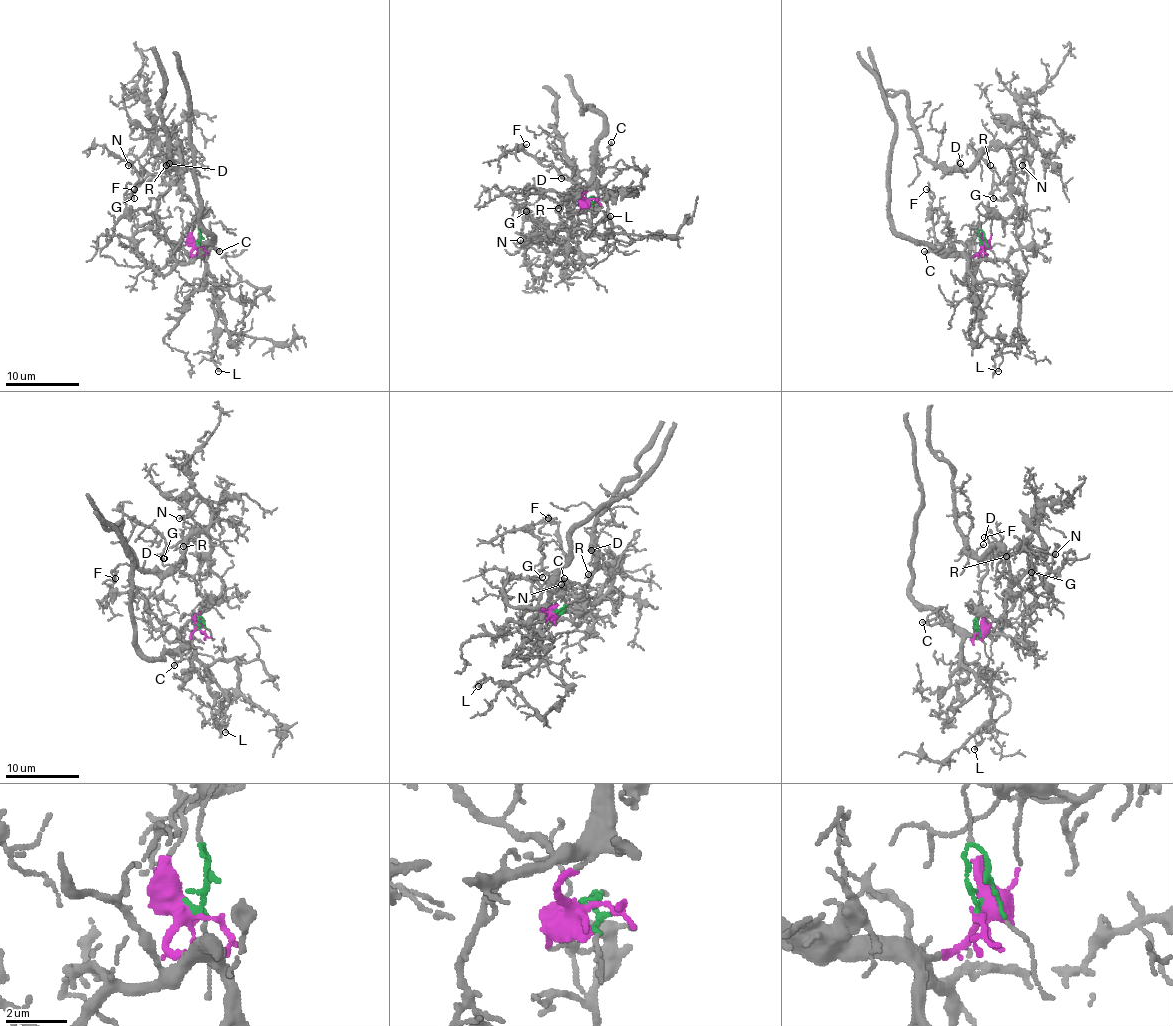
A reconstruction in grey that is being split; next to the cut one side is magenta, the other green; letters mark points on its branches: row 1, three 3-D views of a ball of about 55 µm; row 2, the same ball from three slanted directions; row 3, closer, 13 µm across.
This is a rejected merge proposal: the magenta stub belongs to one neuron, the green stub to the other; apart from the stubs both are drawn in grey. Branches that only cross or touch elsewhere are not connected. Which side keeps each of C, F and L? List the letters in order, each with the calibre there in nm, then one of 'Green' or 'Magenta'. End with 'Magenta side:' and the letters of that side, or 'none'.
C: Thickness 170 nm. Magenta
F: Thickness 90 nm. Magenta
L: Thickness 140 nm. Magenta
Magenta side: C, F, L

